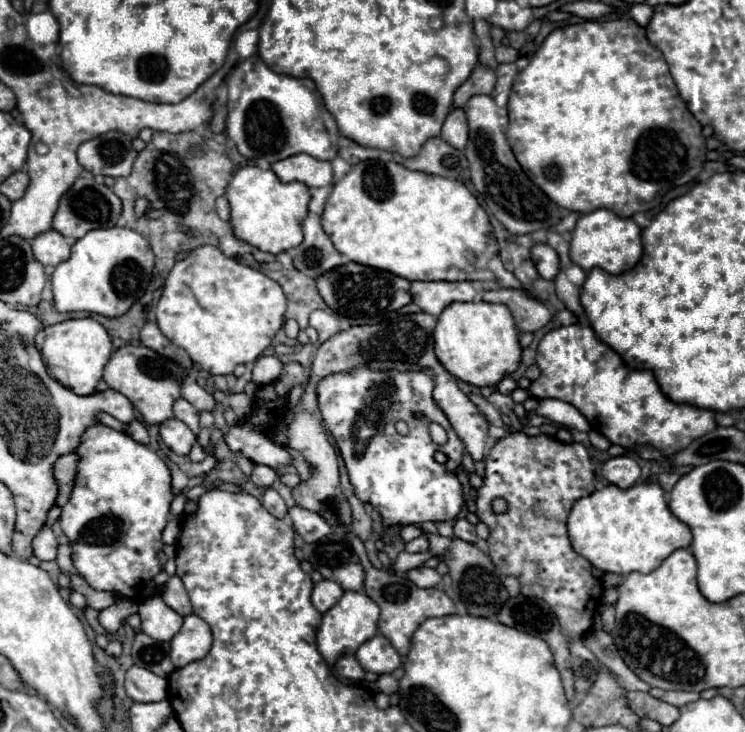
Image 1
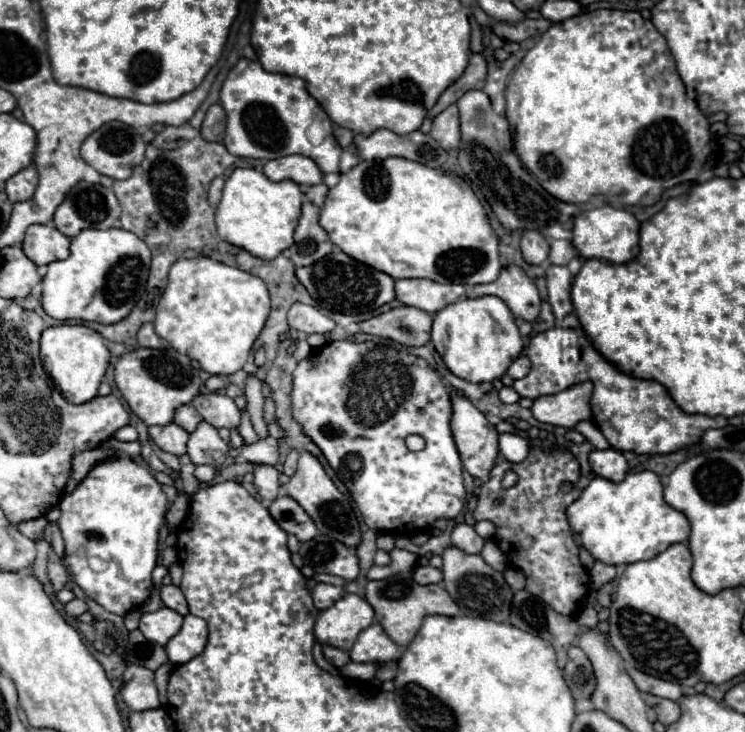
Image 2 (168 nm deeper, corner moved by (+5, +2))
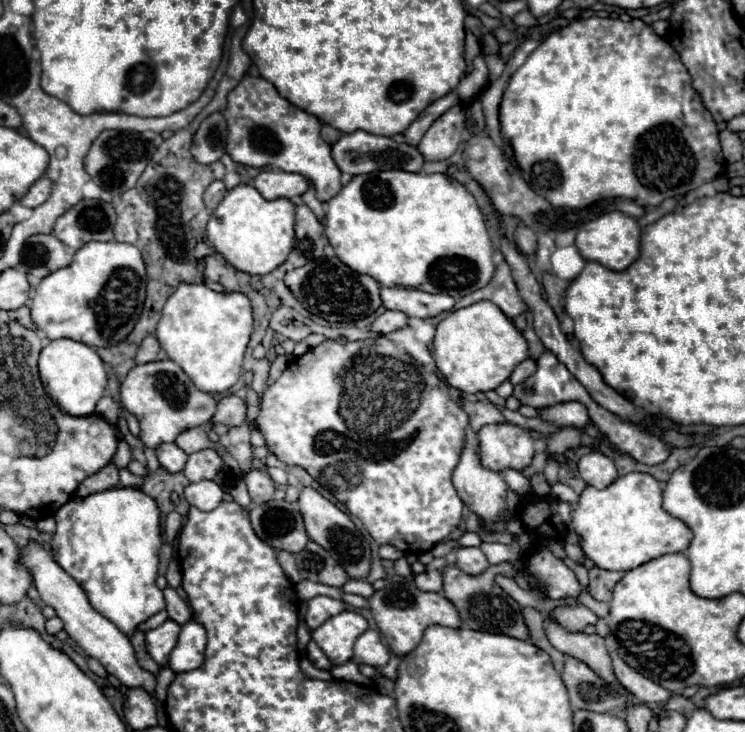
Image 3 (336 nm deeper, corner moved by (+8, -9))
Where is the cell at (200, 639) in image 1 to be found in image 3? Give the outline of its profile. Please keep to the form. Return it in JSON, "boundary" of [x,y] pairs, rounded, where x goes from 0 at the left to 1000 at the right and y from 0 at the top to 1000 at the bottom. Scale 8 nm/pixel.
{"boundary":[[[252,847],[244,855],[239,880],[228,893],[226,910],[236,921],[263,915],[274,907],[274,888],[277,888],[277,861],[274,861],[274,855],[263,847]]]}

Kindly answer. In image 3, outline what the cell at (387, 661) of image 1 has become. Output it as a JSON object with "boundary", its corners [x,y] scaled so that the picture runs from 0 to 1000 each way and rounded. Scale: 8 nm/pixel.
{"boundary":[[[491,861],[491,866],[486,866],[478,880],[475,880],[475,899],[472,904],[478,907],[497,907],[497,910],[515,910],[523,899],[521,885],[513,880],[510,866],[505,861]]]}

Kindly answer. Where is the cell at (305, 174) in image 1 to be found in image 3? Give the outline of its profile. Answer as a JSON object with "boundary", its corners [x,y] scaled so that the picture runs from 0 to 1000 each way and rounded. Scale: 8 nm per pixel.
{"boundary":[[[354,232],[341,243],[341,257],[357,270],[397,270],[413,260],[413,249],[403,238],[389,238],[379,232]]]}

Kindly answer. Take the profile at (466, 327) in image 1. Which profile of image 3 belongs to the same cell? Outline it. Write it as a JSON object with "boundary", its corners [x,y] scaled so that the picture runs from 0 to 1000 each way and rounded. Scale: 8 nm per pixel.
{"boundary":[[[644,410],[604,426],[585,445],[580,486],[588,505],[607,530],[615,530],[626,538],[655,536],[666,533],[677,519],[682,519],[687,505],[709,489],[709,467],[666,415]]]}

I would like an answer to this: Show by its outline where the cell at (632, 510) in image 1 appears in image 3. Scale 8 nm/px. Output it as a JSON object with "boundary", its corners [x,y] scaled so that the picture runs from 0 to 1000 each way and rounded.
{"boundary":[[[846,645],[840,650],[830,650],[816,667],[803,669],[795,664],[787,664],[787,669],[779,675],[779,686],[770,694],[768,708],[770,724],[779,732],[779,746],[784,757],[797,765],[803,776],[811,779],[832,779],[843,781],[864,768],[872,768],[883,760],[899,757],[899,754],[918,754],[929,740],[929,724],[910,708],[899,705],[889,694],[889,667],[886,658],[864,645]]]}

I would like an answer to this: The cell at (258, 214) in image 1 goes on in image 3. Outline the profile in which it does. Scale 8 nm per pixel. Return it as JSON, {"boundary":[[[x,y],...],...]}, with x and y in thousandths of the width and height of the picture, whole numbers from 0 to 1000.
{"boundary":[[[322,251],[303,262],[301,273],[287,287],[277,322],[287,342],[322,372],[360,374],[384,358],[395,336],[395,279],[384,270],[354,273],[341,254]]]}

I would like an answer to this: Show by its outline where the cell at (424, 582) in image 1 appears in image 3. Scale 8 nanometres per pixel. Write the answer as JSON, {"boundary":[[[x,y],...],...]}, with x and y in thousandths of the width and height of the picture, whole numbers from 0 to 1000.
{"boundary":[[[572,779],[566,784],[558,784],[556,795],[561,803],[569,803],[572,809],[593,809],[593,781],[591,779]]]}

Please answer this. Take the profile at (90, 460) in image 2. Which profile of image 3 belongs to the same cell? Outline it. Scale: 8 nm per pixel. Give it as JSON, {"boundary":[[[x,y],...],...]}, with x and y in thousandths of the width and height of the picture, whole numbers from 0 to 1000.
{"boundary":[[[145,634],[140,637],[134,645],[129,645],[126,650],[118,650],[107,667],[102,669],[102,678],[121,678],[121,675],[129,675],[129,672],[140,672],[140,669],[148,669],[148,667],[156,667],[158,664],[158,639],[153,634]]]}

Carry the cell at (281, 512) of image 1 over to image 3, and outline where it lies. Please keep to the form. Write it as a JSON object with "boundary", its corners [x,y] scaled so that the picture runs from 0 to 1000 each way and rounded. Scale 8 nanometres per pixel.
{"boundary":[[[336,642],[328,656],[341,689],[354,689],[368,680],[368,658],[354,642]]]}

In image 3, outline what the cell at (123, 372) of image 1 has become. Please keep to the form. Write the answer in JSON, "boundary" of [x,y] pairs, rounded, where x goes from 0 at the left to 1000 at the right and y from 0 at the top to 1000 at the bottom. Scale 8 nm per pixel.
{"boundary":[[[231,492],[180,500],[161,527],[161,549],[174,566],[185,571],[185,577],[191,577],[185,601],[196,612],[212,612],[215,607],[234,604],[242,590],[277,579],[290,563],[290,546],[282,538],[266,533],[244,508],[244,503]]]}

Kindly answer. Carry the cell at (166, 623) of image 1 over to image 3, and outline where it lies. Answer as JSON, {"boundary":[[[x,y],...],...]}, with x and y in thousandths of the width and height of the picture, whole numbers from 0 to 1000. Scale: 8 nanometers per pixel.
{"boundary":[[[223,847],[215,858],[196,863],[196,885],[199,893],[212,904],[212,910],[226,910],[226,896],[239,877],[242,852],[234,847]]]}

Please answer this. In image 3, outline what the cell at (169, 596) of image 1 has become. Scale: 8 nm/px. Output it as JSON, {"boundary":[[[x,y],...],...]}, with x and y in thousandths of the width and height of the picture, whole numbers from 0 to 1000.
{"boundary":[[[223,803],[220,814],[223,814],[223,833],[226,833],[228,847],[234,847],[239,852],[250,852],[258,844],[252,825],[242,817],[242,811],[234,803]]]}

